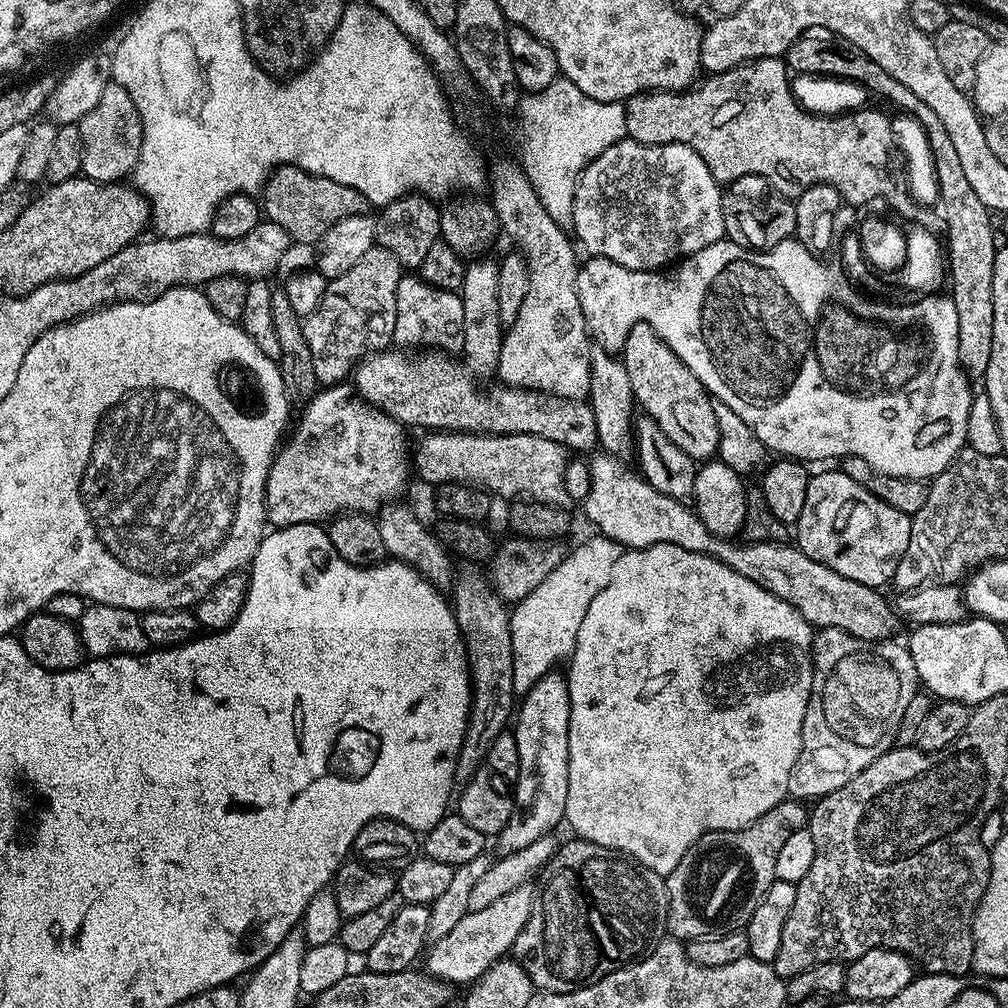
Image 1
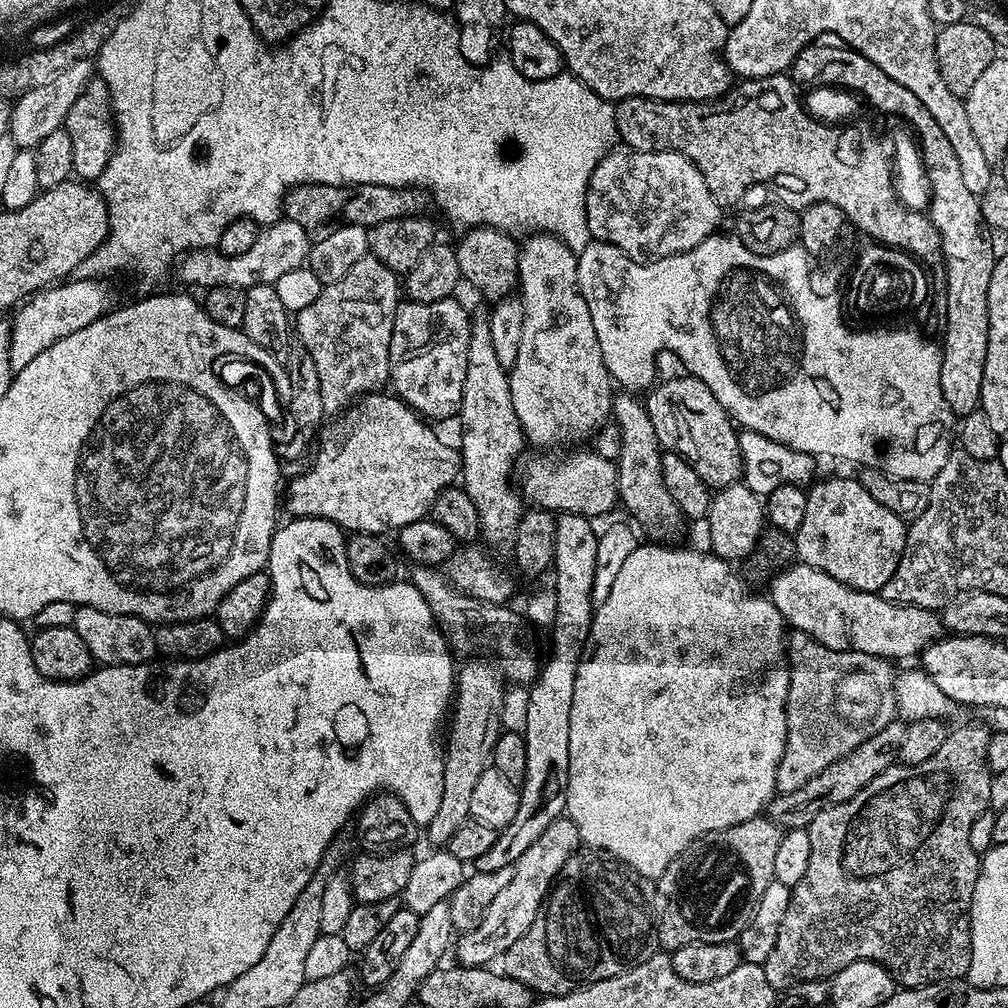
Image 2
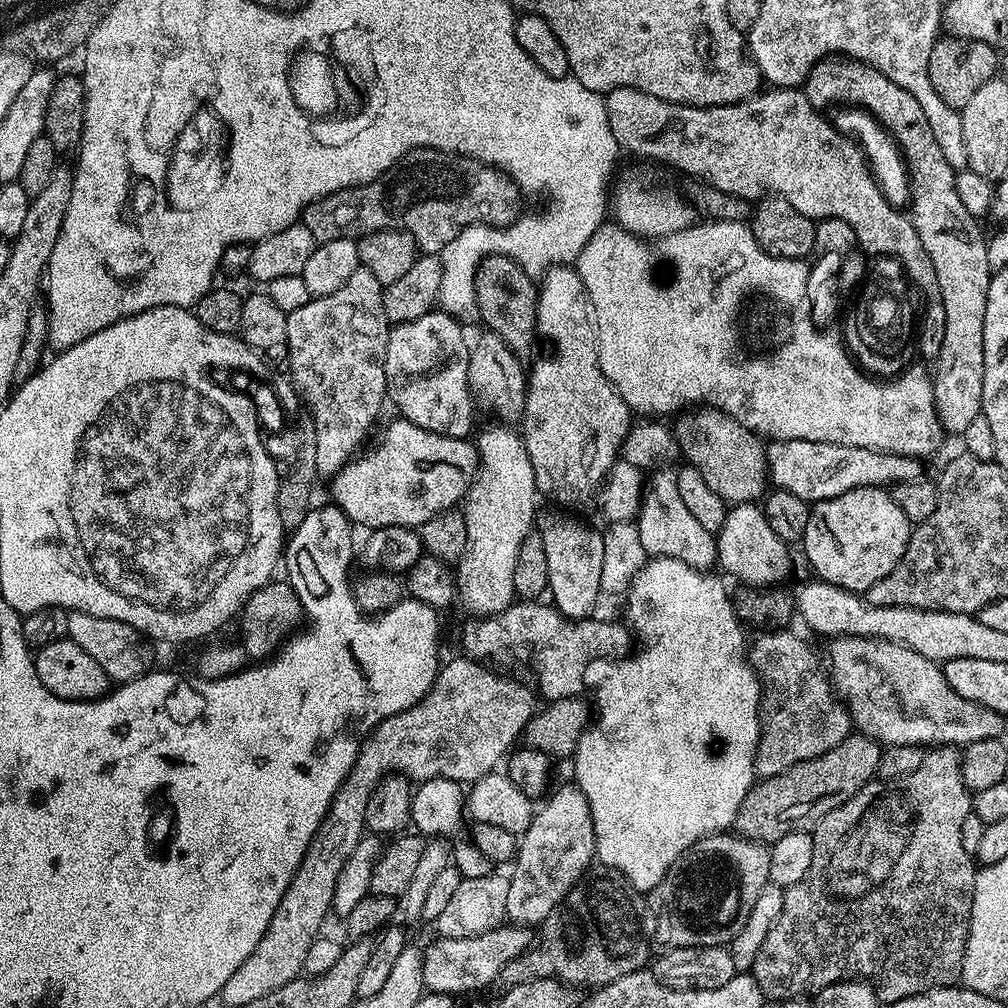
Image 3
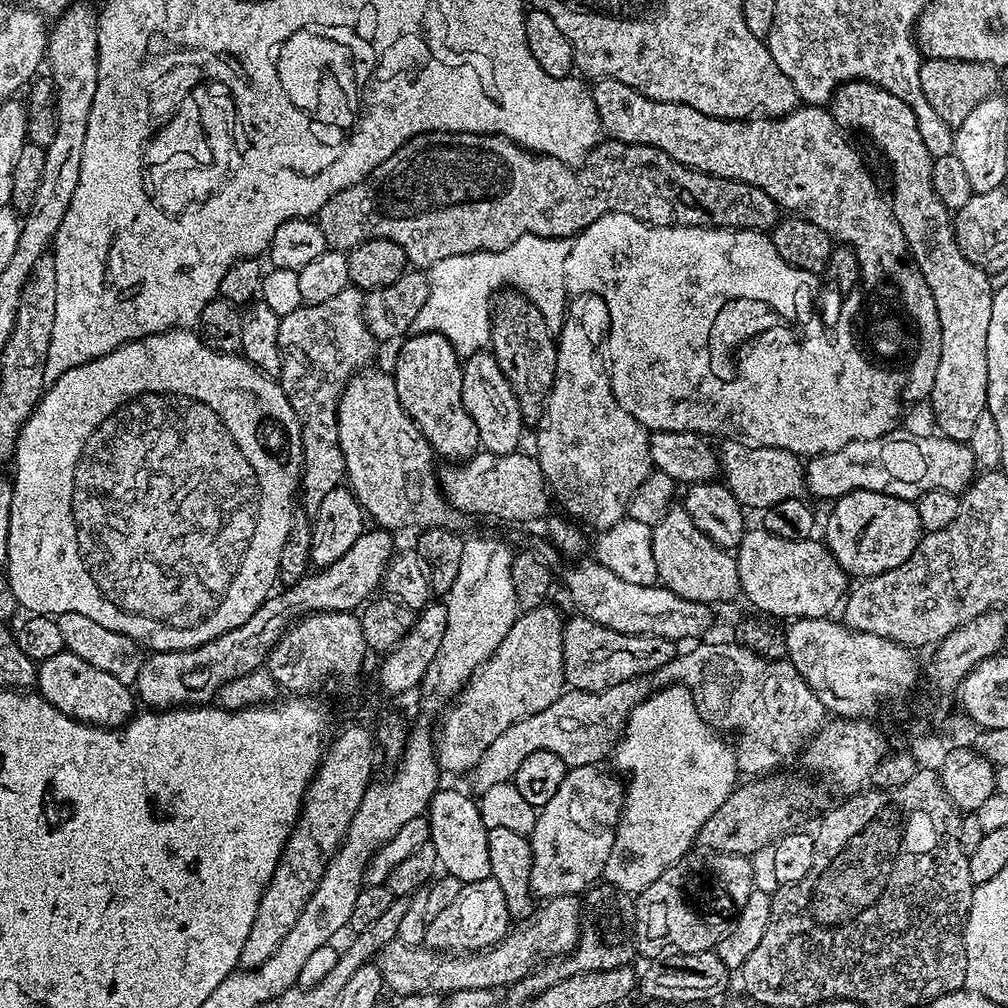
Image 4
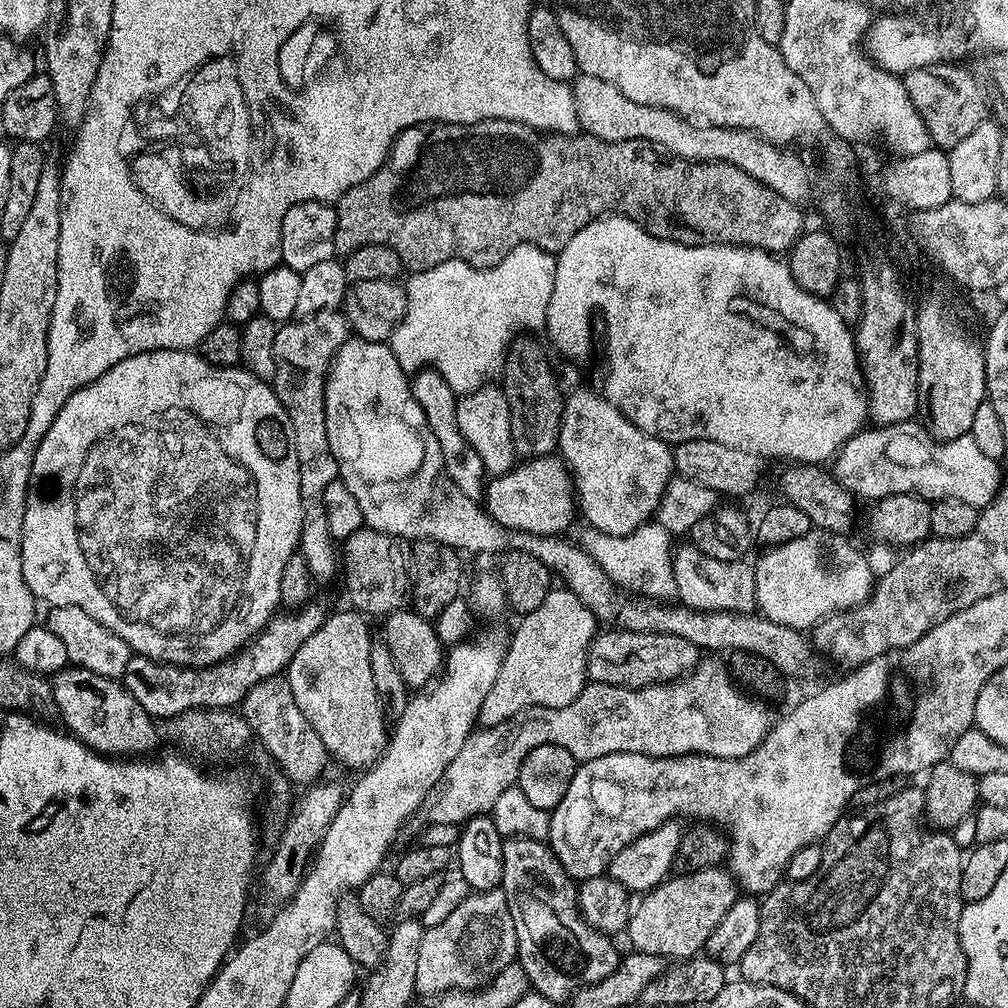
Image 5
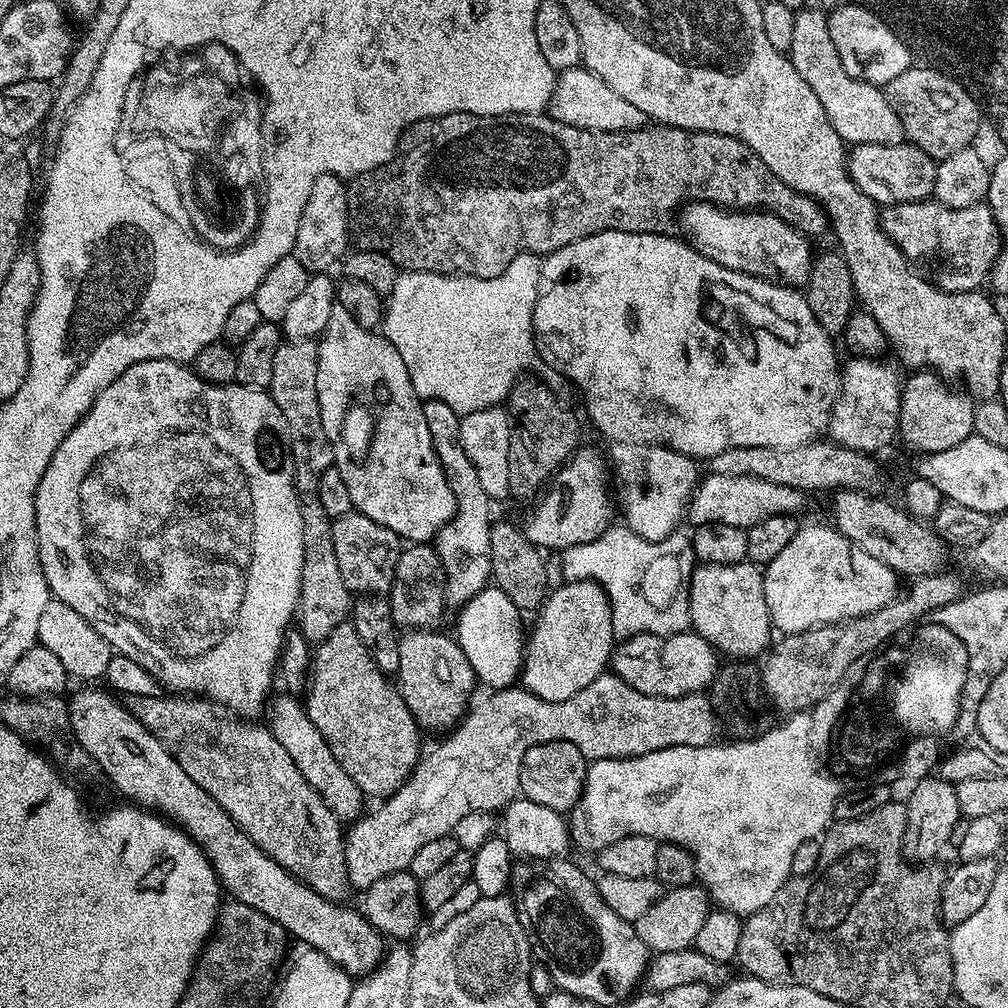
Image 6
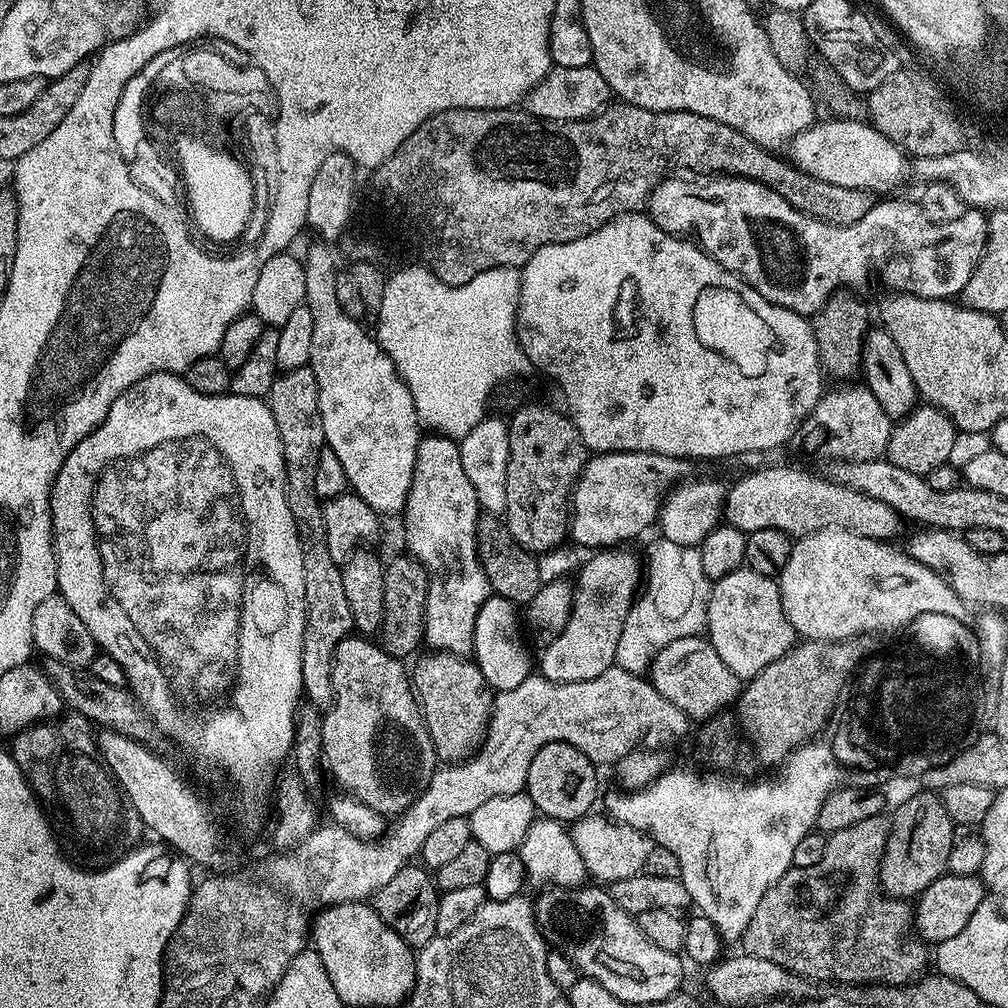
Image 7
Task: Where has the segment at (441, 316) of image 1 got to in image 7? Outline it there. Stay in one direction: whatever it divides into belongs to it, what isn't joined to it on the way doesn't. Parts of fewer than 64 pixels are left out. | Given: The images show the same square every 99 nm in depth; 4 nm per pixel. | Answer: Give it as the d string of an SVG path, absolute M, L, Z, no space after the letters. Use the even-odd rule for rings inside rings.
M439 434L421 435L418 442L418 450L416 451L416 466L414 470L414 478L412 479L412 489L408 495L408 501L404 505L402 519L404 519L404 540L408 543L407 551L420 561L420 565L428 572L428 598L426 600L426 618L424 619L424 644L429 649L438 652L453 652L456 656L467 657L473 651L475 642L475 626L478 612L482 610L482 606L488 601L490 589L488 579L484 573L484 567L480 565L480 555L476 549L476 531L478 530L478 522L482 515L482 509L478 498L474 494L474 486L470 486L470 478L466 478L466 470L462 466L462 454L460 453L460 445L453 440L451 436L441 436Z

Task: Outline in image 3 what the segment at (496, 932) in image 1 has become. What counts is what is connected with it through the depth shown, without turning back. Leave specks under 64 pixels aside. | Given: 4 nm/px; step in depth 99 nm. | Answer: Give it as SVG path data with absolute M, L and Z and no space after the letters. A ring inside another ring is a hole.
M569 786L554 792L535 809L530 826L518 840L516 869L510 872L504 911L513 924L538 926L564 901L573 886L584 879L596 860L596 835L583 791Z

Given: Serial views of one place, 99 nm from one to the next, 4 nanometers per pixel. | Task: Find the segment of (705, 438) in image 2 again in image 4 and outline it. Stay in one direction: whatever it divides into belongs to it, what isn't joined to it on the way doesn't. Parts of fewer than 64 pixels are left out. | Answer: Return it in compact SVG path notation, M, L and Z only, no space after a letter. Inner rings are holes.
M736 438L725 439L721 444L724 445L721 448L719 446L718 457L723 483L728 485L734 498L738 498L745 509L763 510L774 506L774 502L786 502L786 498L805 495L805 465L792 452L781 448L767 448L761 444L749 446Z

